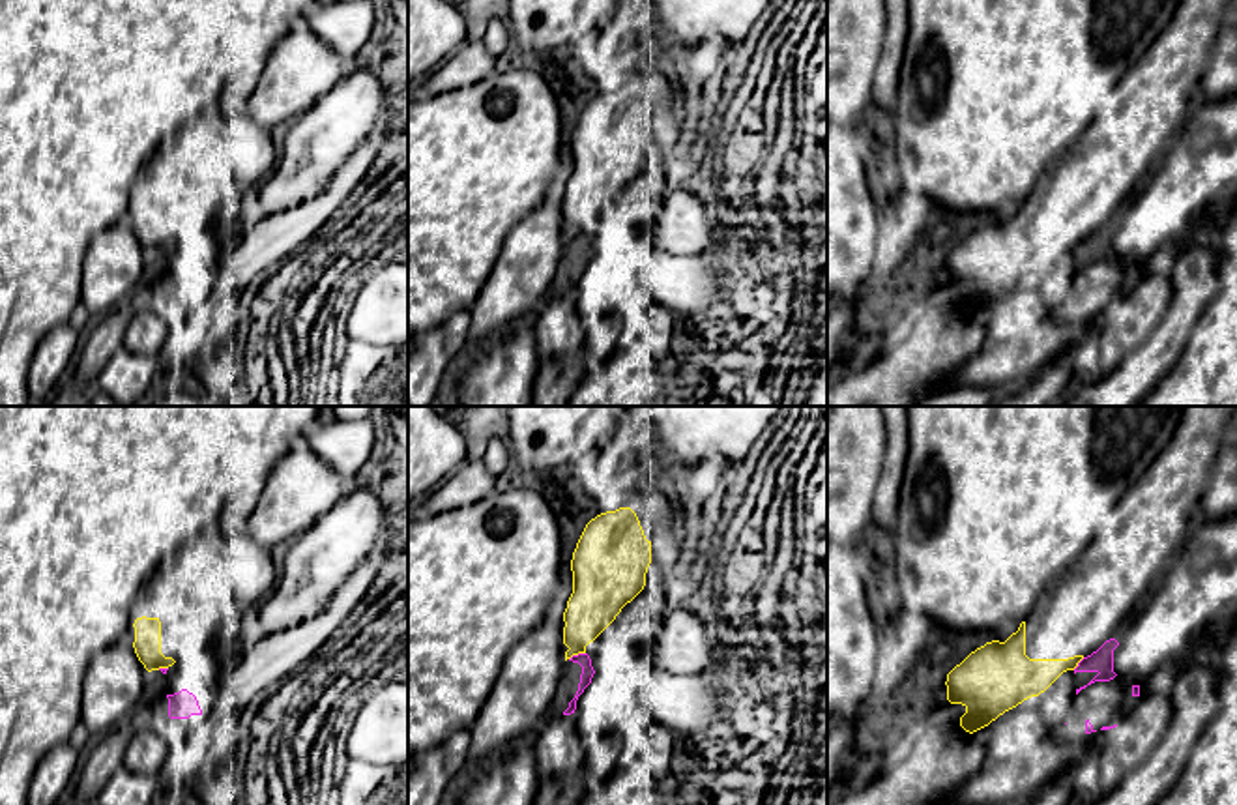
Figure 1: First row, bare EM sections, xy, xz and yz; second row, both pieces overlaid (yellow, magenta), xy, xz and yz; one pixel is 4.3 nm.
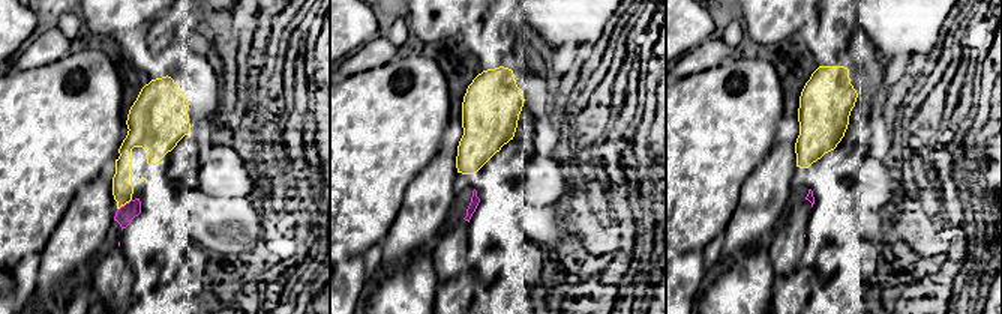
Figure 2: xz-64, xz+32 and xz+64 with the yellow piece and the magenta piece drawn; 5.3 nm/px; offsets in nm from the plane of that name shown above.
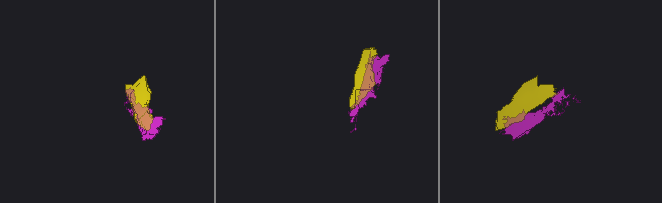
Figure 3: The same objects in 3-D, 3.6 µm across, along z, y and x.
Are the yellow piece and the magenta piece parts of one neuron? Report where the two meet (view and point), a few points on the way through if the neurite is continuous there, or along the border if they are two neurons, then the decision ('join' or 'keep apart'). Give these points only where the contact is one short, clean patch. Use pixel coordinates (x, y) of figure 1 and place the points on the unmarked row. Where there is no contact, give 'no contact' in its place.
meets yellow in xz at (577, 234); keep apart

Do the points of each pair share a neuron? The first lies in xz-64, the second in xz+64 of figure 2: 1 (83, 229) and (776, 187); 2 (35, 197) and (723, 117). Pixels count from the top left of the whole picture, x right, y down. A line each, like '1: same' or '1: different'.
1: same
2: same

